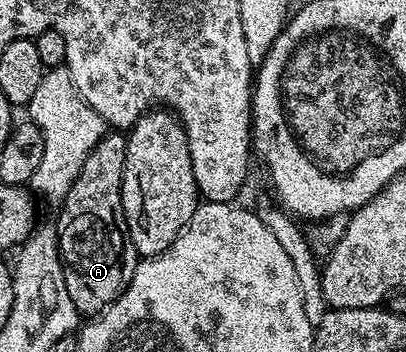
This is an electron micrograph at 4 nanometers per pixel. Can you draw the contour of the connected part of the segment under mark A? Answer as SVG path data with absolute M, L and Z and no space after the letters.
M110 132L96 145L86 164L67 187L64 207L60 210L58 245L60 261L64 263L66 292L74 300L74 308L81 316L99 316L130 284L136 271L138 255L126 244L126 227L120 185L124 175L123 133Z

